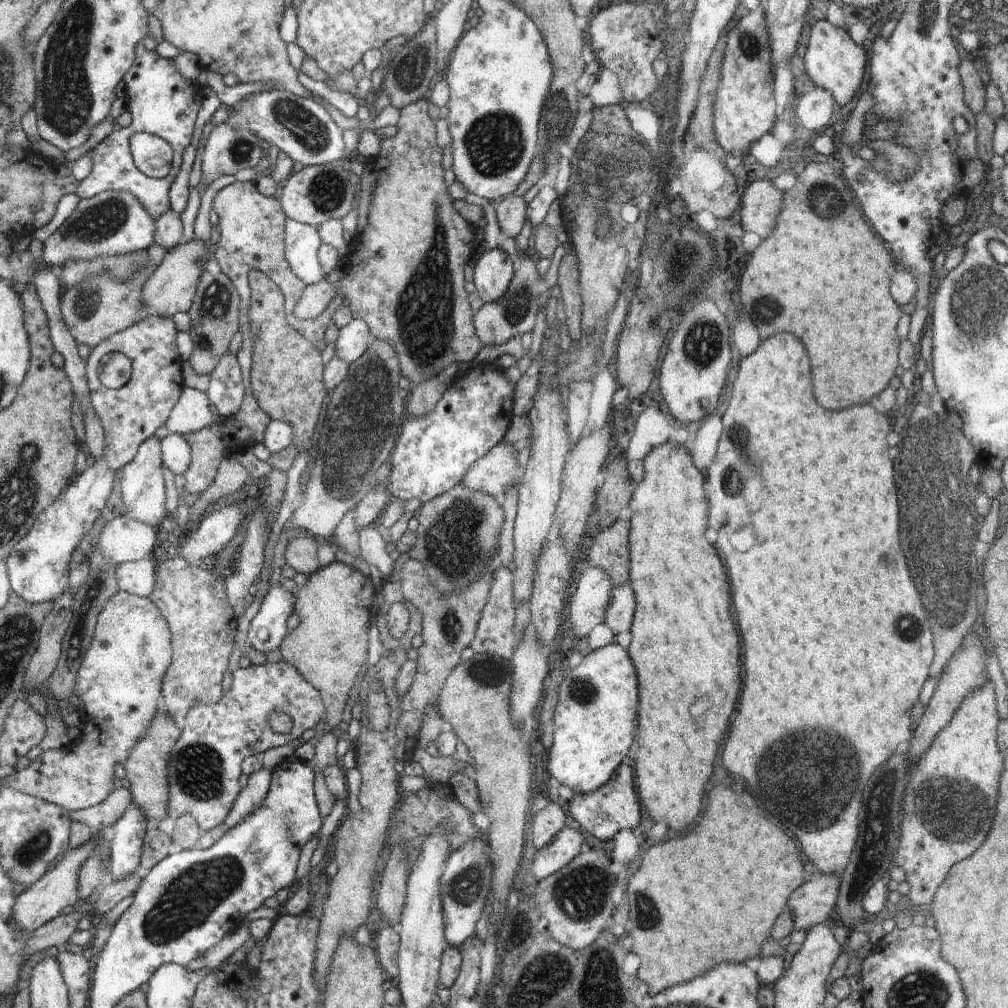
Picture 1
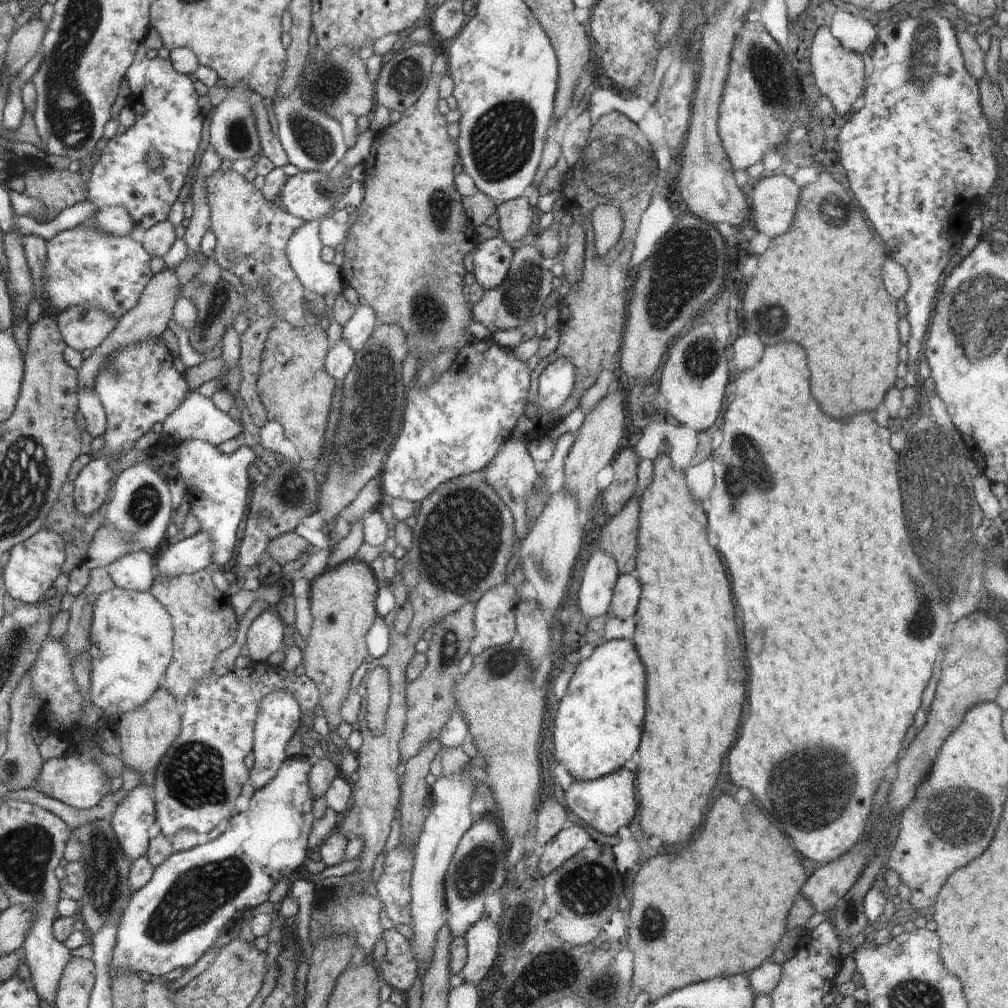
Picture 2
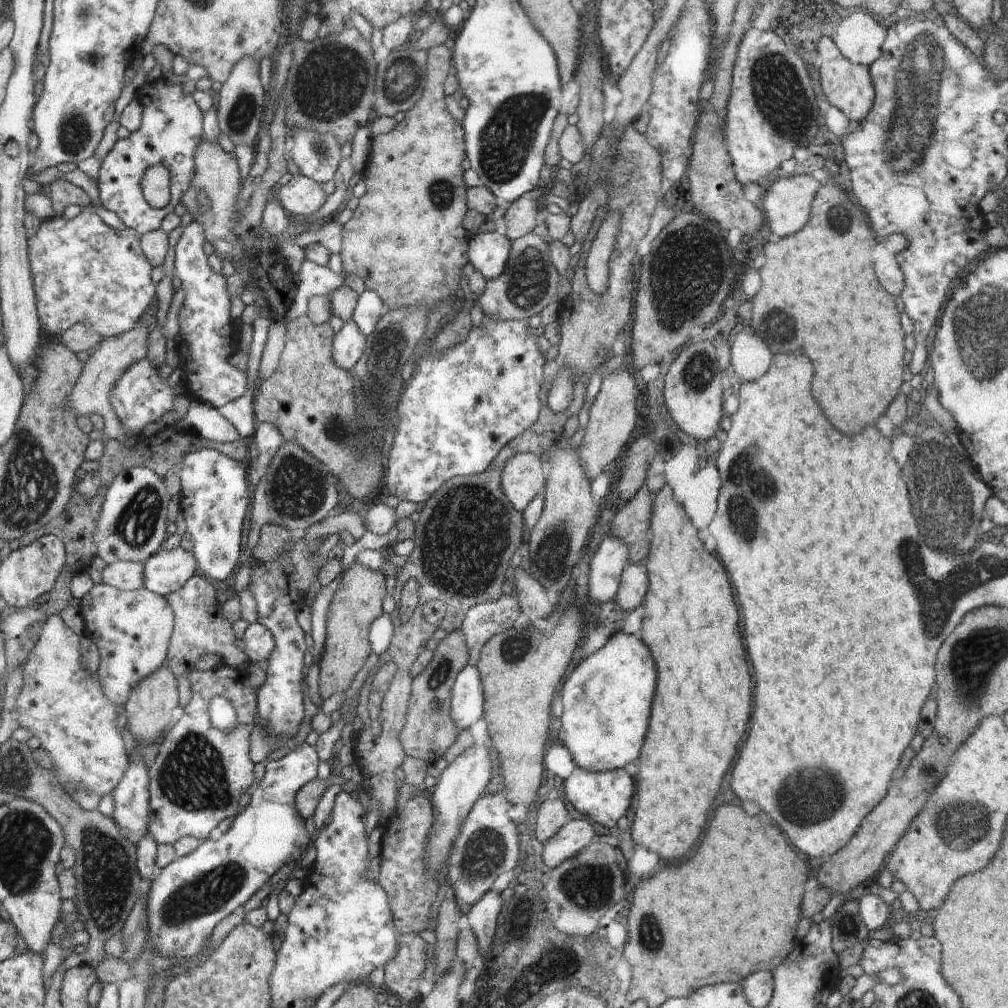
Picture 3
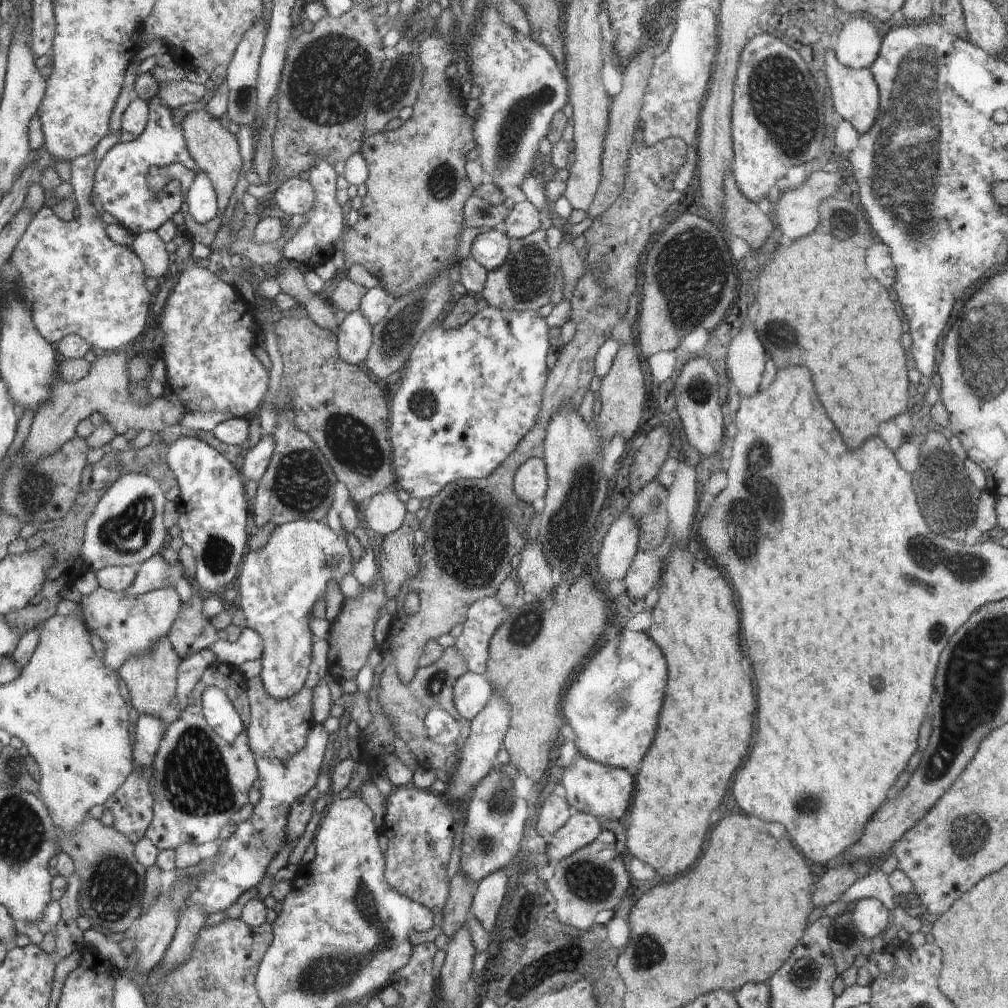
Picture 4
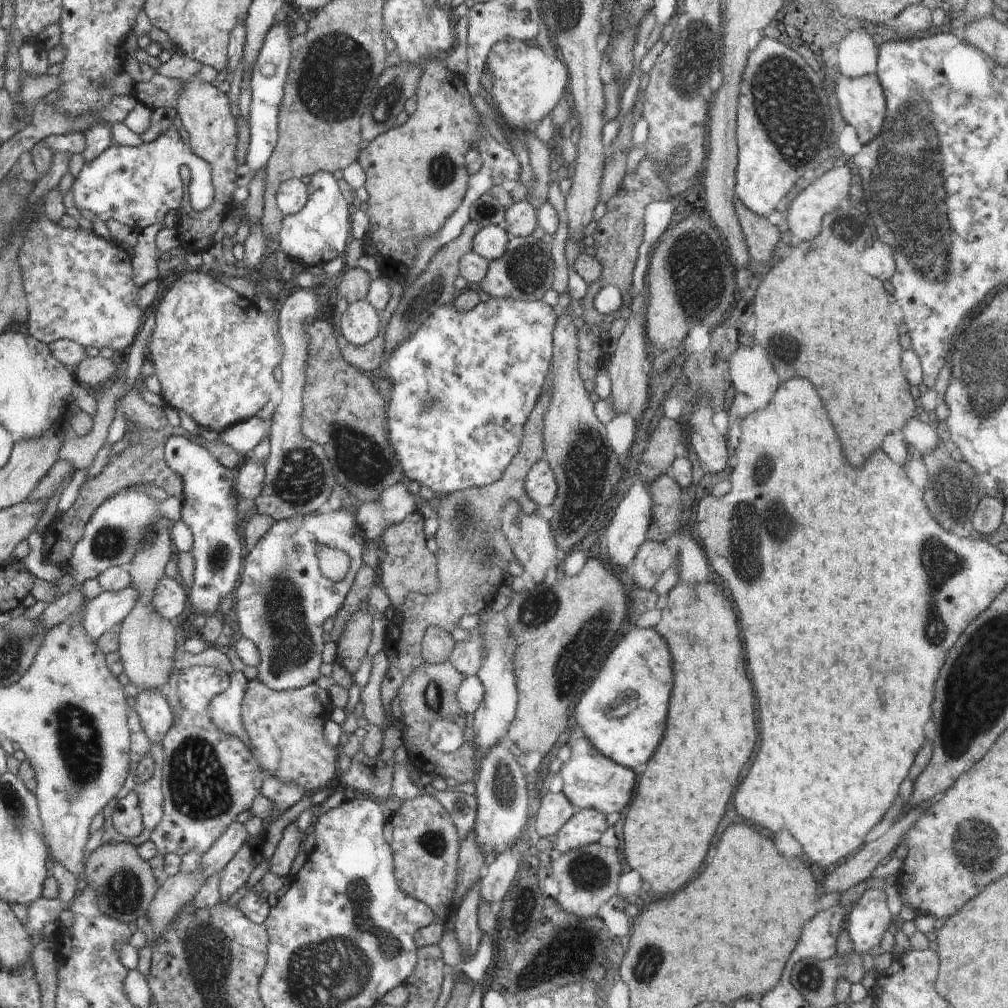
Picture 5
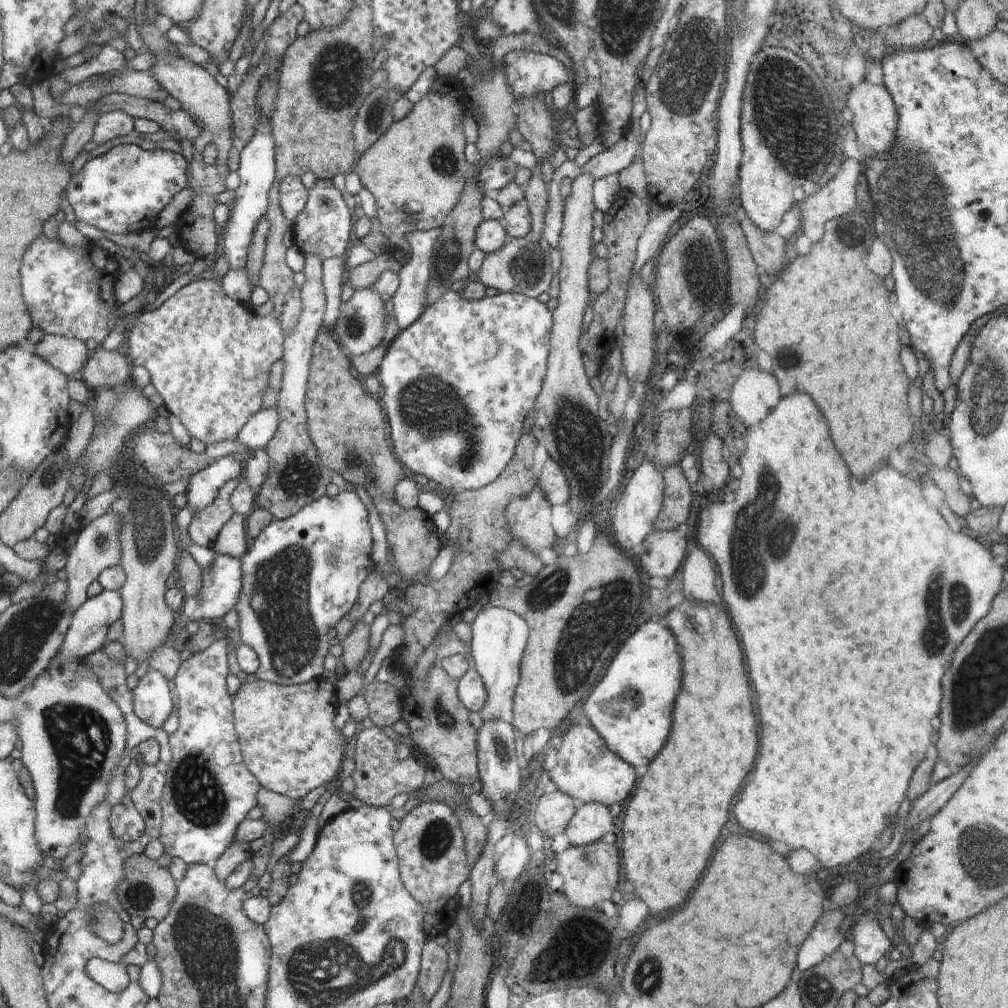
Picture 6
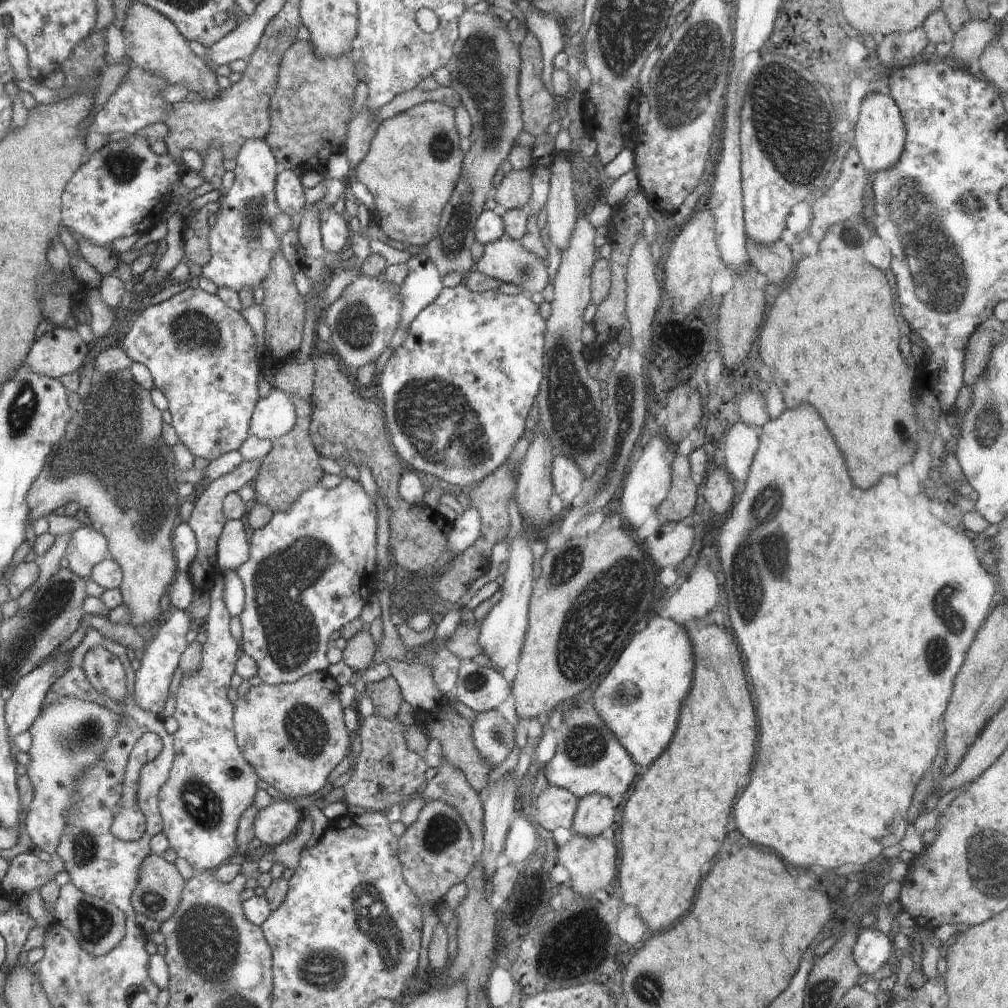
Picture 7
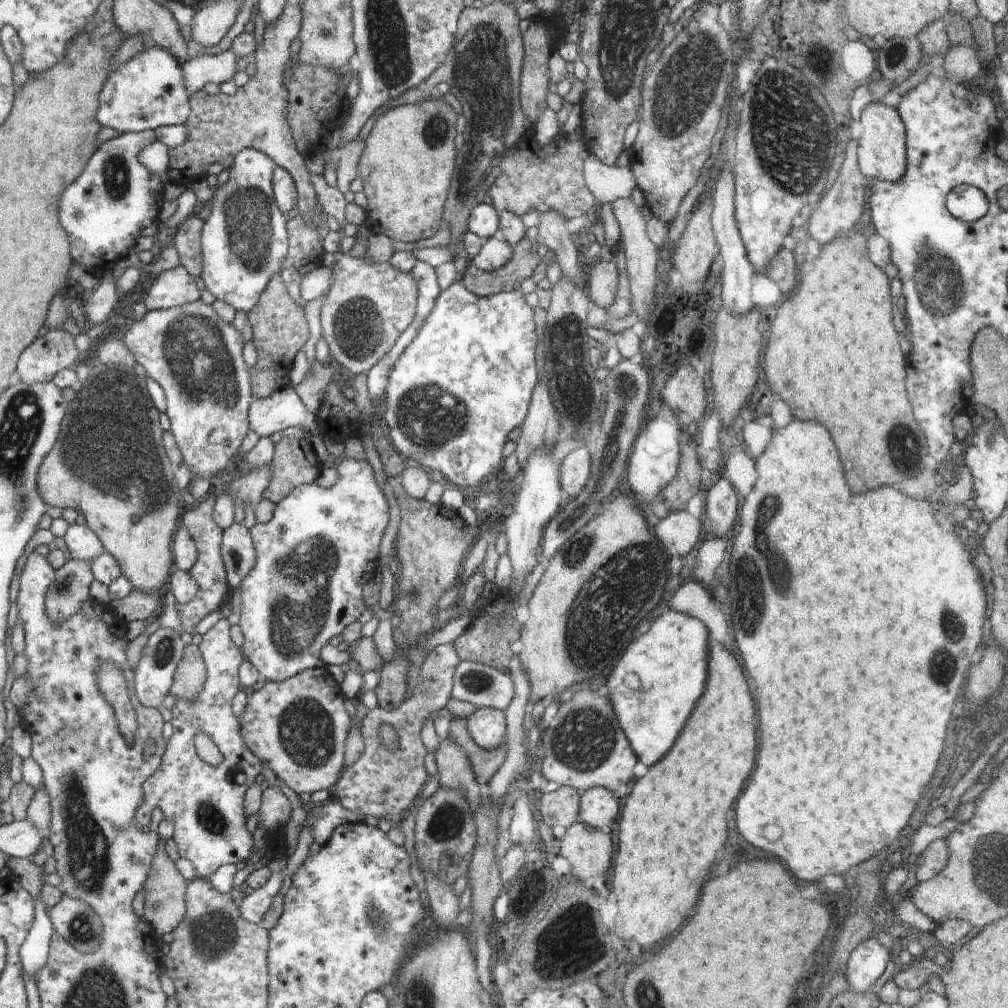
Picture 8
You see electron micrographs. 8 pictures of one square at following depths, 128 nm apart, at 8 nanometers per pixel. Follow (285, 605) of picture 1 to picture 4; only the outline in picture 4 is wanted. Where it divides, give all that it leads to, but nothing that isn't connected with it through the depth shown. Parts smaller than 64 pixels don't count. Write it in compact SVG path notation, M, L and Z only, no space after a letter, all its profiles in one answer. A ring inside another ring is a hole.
M243 626L242 634L236 642L230 643L221 636L207 649L218 657L219 662L238 667L246 661L261 659L263 643L254 630Z

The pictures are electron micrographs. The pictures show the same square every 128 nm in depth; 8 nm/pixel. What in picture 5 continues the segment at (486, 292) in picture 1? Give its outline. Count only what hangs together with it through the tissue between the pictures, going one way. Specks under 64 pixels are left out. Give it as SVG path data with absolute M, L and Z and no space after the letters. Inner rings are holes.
M501 225L482 227L474 236L473 253L482 256L486 261L497 260L504 255L510 236Z

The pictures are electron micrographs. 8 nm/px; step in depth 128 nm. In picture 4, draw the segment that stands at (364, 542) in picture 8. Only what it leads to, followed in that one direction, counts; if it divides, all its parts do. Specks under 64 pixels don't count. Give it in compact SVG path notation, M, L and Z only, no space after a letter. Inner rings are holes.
M300 520L276 526L269 542L259 550L247 550L236 577L238 592L237 607L246 617L246 627L254 630L262 640L263 650L260 662L262 672L259 678L269 696L274 699L290 699L306 684L308 674L313 670L312 646L314 635L309 630L310 619L314 617L313 608L318 600L325 598L330 582L340 585L342 579L353 572L354 558L347 536L338 536L326 524L314 520Z

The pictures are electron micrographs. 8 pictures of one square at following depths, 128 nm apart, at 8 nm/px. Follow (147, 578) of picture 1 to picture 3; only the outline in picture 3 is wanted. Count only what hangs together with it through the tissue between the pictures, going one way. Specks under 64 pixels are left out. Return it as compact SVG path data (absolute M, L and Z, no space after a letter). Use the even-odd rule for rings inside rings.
M118 560L102 570L102 583L121 591L146 588L144 584L144 563Z

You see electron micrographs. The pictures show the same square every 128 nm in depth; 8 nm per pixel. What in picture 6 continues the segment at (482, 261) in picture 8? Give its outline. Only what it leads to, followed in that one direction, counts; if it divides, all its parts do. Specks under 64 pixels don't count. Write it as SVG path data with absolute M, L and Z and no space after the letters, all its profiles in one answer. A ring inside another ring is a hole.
M529 237L509 239L498 252L485 254L482 266L477 272L483 285L494 288L500 293L518 293L527 297L537 298L546 292L552 282L552 265L548 252L544 252L538 243Z

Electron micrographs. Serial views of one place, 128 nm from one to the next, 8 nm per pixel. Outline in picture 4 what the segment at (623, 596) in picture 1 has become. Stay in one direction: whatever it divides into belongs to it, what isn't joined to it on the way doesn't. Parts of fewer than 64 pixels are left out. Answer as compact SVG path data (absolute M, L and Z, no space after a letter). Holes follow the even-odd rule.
M660 552L636 553L626 576L623 578L628 596L640 599L655 587L662 572L663 554Z

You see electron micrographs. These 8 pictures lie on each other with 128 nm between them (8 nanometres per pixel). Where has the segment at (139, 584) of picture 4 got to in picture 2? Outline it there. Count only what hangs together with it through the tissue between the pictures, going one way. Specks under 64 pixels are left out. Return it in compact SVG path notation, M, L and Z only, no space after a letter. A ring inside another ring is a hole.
M204 530L194 536L185 537L165 552L158 553L156 574L178 576L178 574L194 574L204 571L212 563L212 538Z

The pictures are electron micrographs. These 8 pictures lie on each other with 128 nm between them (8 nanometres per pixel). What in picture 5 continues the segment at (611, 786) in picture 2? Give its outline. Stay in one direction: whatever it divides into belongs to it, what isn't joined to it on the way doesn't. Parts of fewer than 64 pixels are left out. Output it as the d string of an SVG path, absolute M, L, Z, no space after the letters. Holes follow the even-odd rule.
M585 737L574 739L569 744L569 752L569 760L563 762L559 771L564 783L562 793L565 798L579 810L592 808L604 815L622 812L628 806L636 786L633 770L603 756Z

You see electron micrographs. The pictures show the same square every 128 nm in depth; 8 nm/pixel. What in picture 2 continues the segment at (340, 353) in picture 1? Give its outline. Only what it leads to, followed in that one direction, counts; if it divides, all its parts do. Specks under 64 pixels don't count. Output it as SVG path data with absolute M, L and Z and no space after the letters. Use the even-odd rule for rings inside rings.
M370 306L356 307L354 316L343 326L341 334L342 340L346 340L354 352L364 348L378 324L376 314Z

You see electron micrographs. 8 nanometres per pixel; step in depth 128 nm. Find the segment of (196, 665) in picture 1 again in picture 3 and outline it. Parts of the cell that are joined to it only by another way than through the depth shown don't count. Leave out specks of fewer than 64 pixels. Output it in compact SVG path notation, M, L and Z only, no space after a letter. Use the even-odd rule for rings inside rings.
M198 573L191 576L178 592L164 596L174 611L174 628L165 665L177 679L193 671L199 659L206 654L219 654L231 660L233 667L239 669L246 669L250 664L244 651L235 645L236 638L230 620L222 616L222 606L216 600L216 587L212 581Z

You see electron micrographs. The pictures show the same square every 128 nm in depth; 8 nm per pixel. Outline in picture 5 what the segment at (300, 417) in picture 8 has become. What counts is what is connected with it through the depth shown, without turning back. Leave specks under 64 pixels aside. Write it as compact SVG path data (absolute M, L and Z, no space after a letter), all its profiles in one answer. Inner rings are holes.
M257 417L250 418L220 433L220 441L234 448L237 453L247 456L264 441L270 430L269 424Z

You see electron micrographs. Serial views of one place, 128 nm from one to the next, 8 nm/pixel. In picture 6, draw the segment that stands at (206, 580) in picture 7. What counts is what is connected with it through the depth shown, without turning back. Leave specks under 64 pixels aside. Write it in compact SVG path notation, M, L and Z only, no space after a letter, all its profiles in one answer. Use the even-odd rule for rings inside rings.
M232 479L218 489L218 496L214 498L210 506L202 508L192 517L188 526L188 536L194 543L212 550L213 544L220 529L234 514L230 506L230 497L239 484L239 479Z

